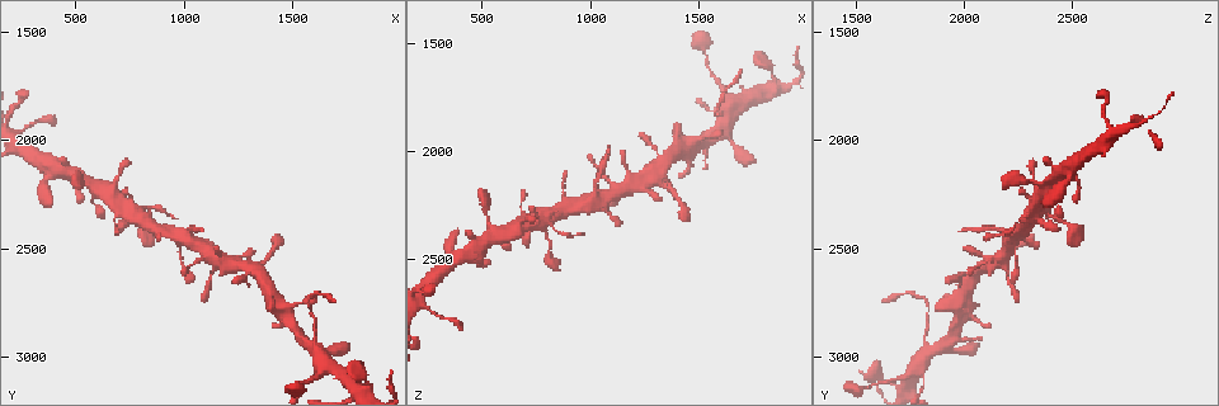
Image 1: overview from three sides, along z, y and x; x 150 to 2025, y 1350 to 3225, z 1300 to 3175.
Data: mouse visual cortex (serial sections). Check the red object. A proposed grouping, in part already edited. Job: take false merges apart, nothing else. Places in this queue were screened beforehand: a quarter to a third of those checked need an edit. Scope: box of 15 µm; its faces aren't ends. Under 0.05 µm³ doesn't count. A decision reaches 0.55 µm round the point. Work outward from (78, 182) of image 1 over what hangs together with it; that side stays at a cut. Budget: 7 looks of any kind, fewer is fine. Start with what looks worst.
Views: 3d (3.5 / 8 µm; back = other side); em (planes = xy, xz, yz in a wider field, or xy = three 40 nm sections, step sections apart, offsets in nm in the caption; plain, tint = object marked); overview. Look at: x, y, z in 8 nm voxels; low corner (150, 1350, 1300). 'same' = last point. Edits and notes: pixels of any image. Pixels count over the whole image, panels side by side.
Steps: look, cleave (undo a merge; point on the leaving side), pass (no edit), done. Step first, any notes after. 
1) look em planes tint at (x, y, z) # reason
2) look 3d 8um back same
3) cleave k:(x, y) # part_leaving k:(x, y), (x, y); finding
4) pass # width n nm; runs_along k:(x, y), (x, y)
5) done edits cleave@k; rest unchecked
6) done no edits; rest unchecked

look 3d 3.5um at (610, 2230, 2360)

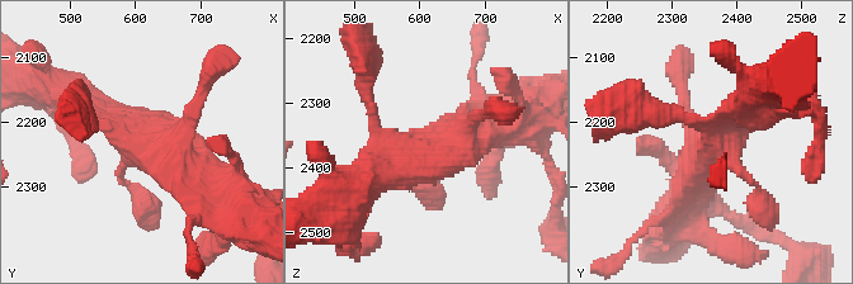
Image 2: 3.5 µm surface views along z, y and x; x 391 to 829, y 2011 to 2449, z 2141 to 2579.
look em planes tint at (595, 2225, 2370)

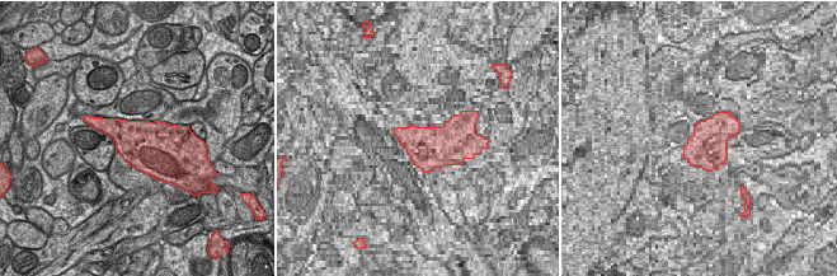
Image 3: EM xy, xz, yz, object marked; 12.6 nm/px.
look em xy step 2 tint same

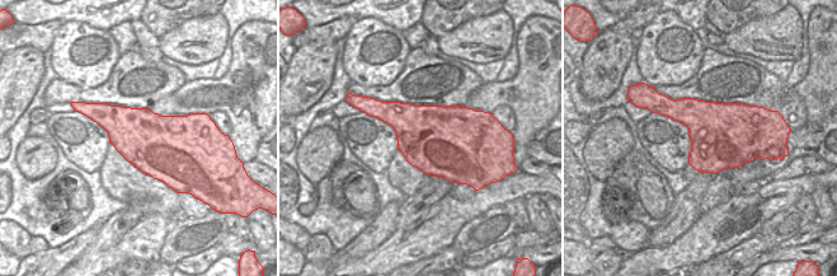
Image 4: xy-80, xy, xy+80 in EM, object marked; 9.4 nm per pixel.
pass # runs_along 2:(83, 113), (126, 129), (199, 180); one cell here

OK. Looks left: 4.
look em xy step 5 tint at (1200, 2560, 2140) # sudden change in width

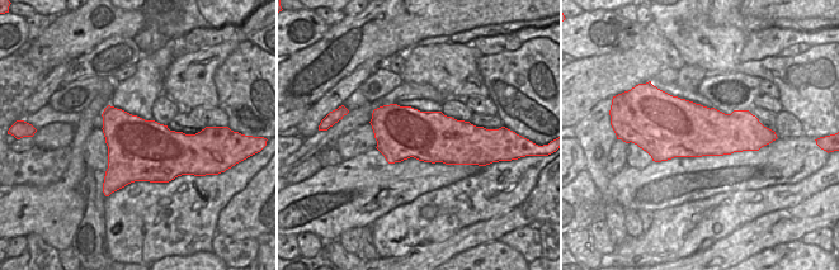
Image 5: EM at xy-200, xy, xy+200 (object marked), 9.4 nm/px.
look 3d 3.5um back same

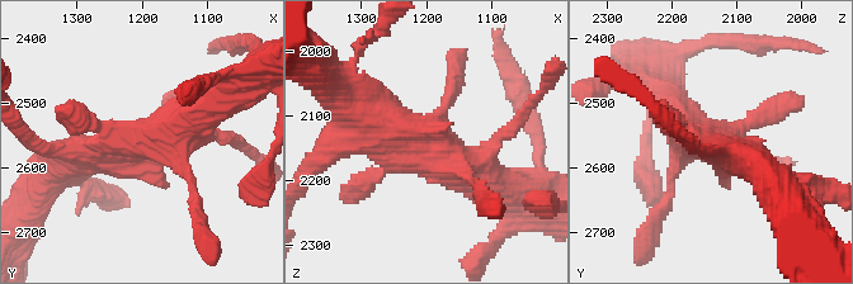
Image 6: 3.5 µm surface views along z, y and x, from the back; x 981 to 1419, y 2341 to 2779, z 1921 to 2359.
pass # runs_along 6:(518, 189), (443, 160), (385, 117); all the same cell

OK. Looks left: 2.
done no edits; rest unchecked

